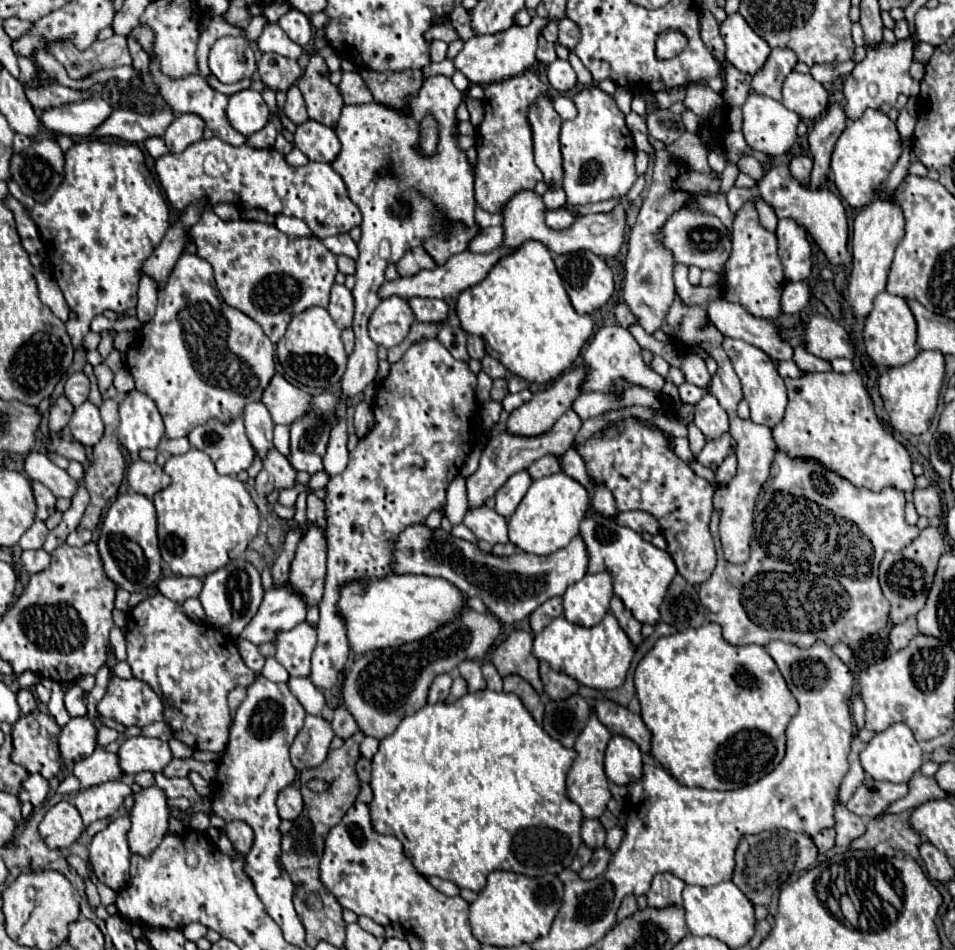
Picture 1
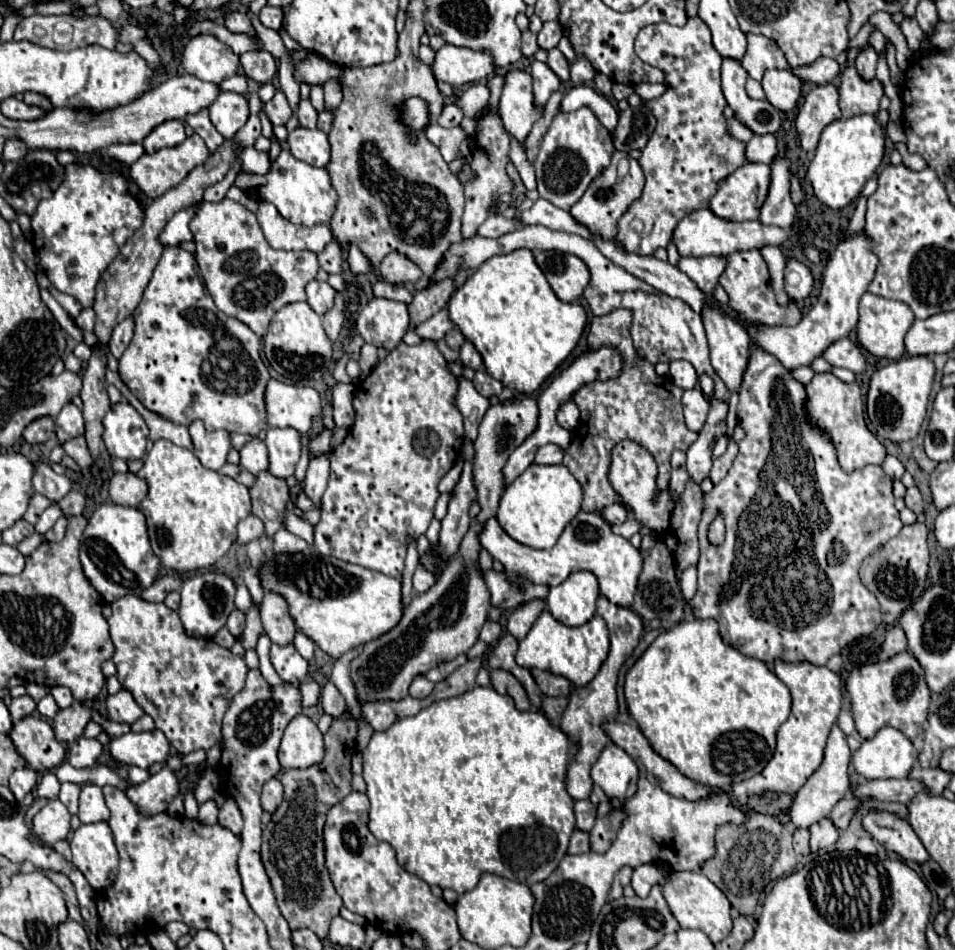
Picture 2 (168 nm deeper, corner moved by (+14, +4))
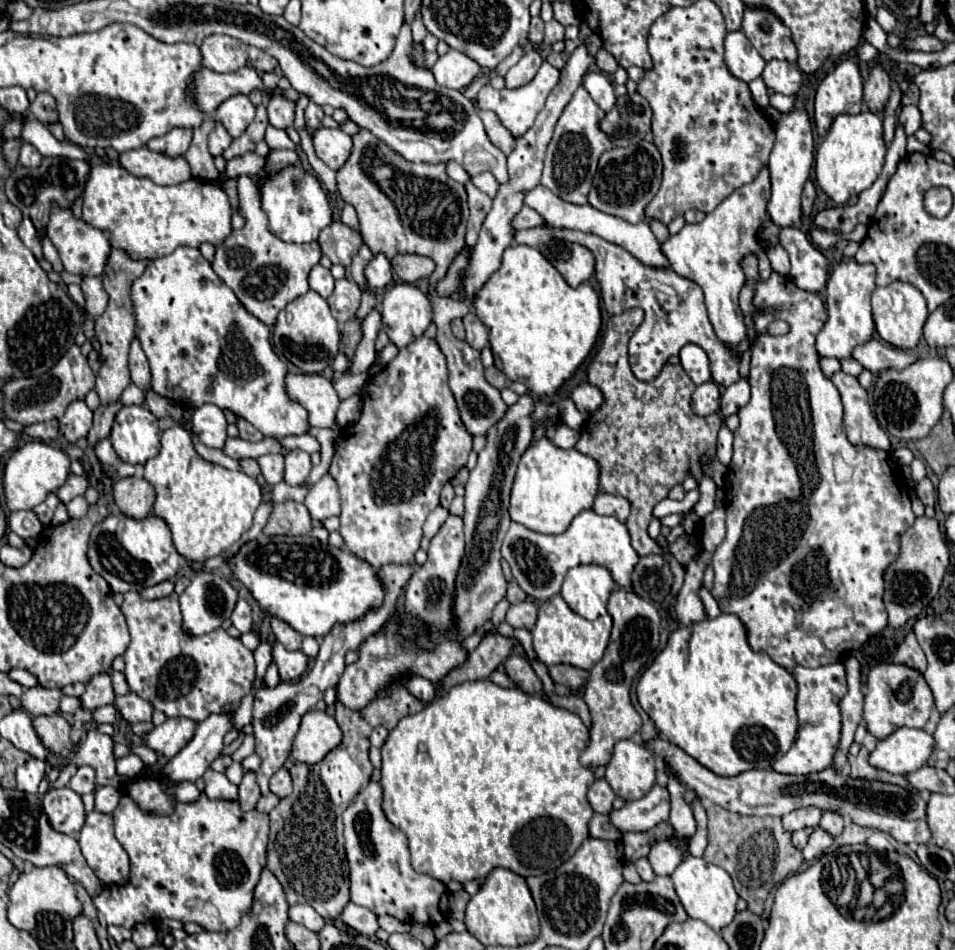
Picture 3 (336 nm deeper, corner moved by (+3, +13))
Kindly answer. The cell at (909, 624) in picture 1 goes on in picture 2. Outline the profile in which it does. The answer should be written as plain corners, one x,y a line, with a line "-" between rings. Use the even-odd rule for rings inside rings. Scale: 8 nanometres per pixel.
893,626
893,628
887,632
887,636
885,636
881,658
883,658
883,660
889,660
889,658
893,658
895,654
905,652
905,650
907,650
905,632
901,630
901,626

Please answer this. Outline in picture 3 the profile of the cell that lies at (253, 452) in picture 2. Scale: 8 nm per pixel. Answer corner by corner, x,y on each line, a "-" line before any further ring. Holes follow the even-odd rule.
266,453
266,455
260,455
256,461
258,461
262,475
266,477
268,485
276,485
282,481
282,477
284,477
284,455

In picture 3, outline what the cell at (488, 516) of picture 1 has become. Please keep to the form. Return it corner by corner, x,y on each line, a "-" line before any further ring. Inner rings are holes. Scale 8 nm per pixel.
592,509
576,515
570,527
560,535
542,535
512,521
502,543
502,557
510,563
512,575
524,589
524,593
538,601
546,601
558,595
566,571
582,563
596,563
606,567
620,587
630,589
632,571
640,559
636,549
630,545
626,525
620,523
616,517
598,515

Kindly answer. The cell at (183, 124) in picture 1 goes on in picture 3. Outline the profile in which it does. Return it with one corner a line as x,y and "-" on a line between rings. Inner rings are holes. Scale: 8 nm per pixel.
172,127
166,135
160,135
160,137
154,137
152,141
148,141
148,149
176,157
176,155
184,155
188,151
190,141
192,141
192,129

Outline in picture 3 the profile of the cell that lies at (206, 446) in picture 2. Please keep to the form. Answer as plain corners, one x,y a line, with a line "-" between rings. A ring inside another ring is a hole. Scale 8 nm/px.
216,405
198,407
192,415
192,427
204,445
208,445
210,449
224,449
224,443
228,439
226,435
228,421
220,407

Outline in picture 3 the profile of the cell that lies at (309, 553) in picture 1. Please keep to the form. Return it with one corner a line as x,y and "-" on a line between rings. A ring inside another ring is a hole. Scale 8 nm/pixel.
272,617
272,631
276,635
276,641
280,641
286,649
300,649
302,647
302,635
296,633
286,621

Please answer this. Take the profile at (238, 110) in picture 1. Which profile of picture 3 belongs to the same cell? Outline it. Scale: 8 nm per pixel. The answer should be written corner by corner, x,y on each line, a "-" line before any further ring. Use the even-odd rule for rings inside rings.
234,95
218,107
216,119
228,129
232,137
238,137
254,121
254,113
256,107
248,95

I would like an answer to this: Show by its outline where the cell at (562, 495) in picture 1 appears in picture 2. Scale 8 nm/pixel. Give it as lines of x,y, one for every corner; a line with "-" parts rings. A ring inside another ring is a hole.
531,464
511,484
507,484
497,512
501,528
517,542
531,548
553,548
563,528
581,510
583,488
563,464

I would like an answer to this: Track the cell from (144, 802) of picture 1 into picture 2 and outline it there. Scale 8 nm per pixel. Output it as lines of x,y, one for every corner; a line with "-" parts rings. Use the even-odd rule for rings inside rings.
175,752
167,758
165,766
161,768
161,772
149,776
149,780
145,780
143,784
131,786
125,794
131,802
135,802
135,806
143,812
143,814
159,814
165,812
169,802
177,796
177,790
181,786
181,778
177,776
177,772
183,768
181,762
181,754

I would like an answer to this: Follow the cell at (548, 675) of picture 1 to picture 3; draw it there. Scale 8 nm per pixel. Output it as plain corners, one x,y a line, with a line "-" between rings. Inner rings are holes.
550,665
548,671
554,683
562,683
572,691
578,691
584,685
584,681
588,681
588,671
578,669
574,665

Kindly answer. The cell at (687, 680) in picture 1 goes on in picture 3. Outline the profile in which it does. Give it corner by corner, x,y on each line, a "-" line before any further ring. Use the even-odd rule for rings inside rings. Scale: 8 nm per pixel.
720,613
716,619
704,619
694,627
678,627
670,633
666,647
652,665
640,675
636,695
642,709
654,721
666,739
694,757
716,775
730,777
750,769
768,771
794,743
798,731
794,677
776,665
766,653
756,653
746,641
746,629
736,615

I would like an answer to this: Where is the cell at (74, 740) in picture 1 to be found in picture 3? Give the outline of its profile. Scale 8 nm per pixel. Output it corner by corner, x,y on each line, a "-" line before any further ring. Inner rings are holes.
96,675
88,685
84,695
80,697
80,703
84,709
96,711
98,707
110,705
116,699
114,689
112,689
112,681
110,675

